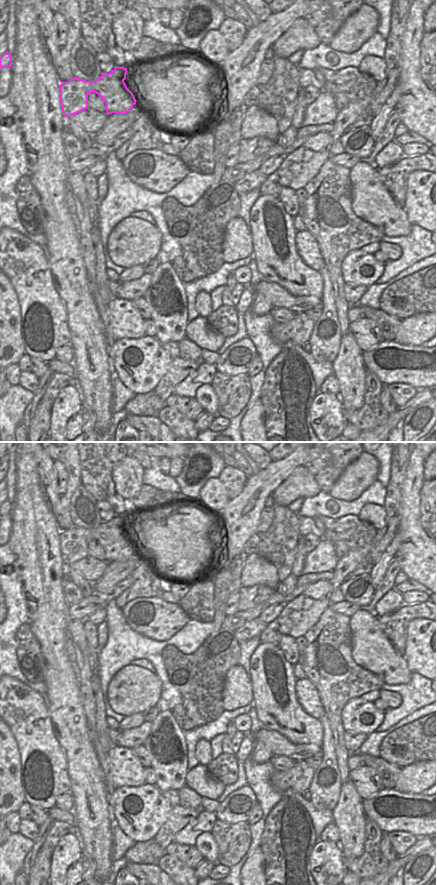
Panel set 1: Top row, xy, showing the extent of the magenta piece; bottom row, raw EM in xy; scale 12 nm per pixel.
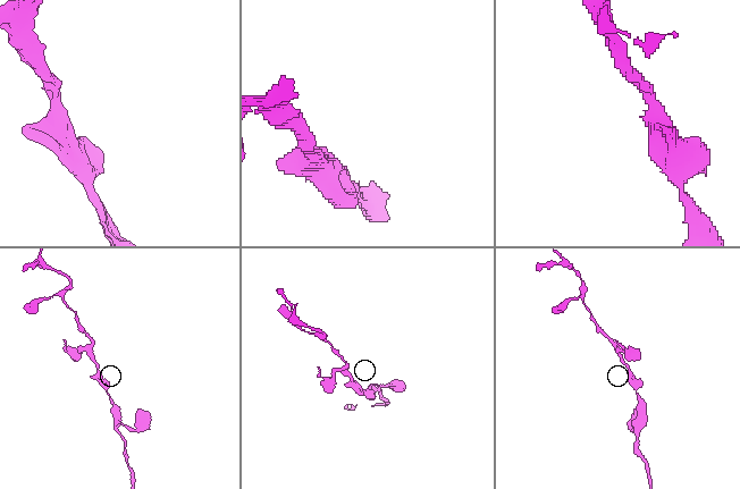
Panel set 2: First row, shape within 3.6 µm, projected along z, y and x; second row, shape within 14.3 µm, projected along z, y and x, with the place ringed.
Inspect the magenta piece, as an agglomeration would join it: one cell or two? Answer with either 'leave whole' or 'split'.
split

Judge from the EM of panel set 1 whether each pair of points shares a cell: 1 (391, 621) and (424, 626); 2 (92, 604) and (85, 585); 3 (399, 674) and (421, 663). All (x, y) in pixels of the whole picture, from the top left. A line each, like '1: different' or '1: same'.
1: different
2: different
3: different

